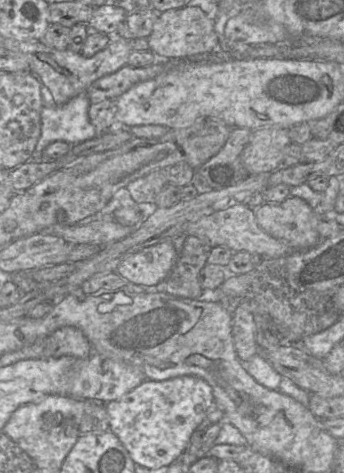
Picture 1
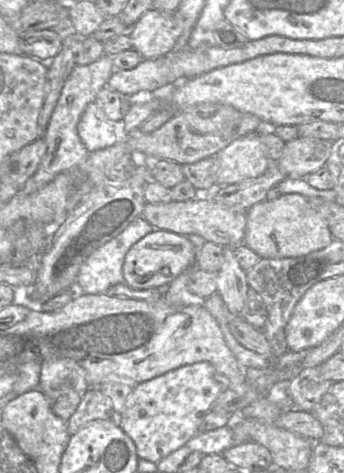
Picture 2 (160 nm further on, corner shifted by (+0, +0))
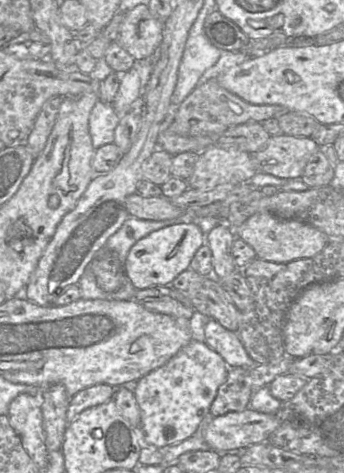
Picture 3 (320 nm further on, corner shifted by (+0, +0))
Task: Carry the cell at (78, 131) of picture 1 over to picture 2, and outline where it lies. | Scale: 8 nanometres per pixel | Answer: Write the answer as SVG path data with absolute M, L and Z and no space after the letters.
M90 102L86 106L77 124L77 131L89 153L117 143L114 123L106 119L96 103Z

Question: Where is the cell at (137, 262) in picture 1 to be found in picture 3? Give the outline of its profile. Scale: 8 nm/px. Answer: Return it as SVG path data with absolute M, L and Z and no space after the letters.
M193 221L155 230L131 247L124 263L124 273L136 290L156 285L170 285L176 276L190 269L192 258L205 241L206 236Z

